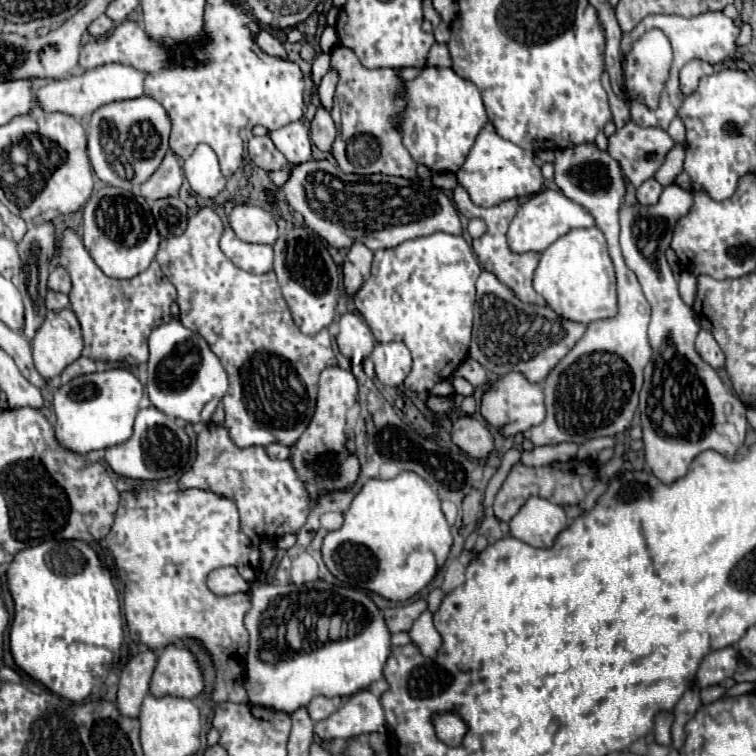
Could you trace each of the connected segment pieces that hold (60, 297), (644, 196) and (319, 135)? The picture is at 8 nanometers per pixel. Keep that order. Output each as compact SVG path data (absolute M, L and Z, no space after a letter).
M53 290L47 292L47 308L49 308L49 310L59 312L61 308L67 308L67 306L69 306L69 298L67 298L65 294L53 292Z
M649 178L649 180L645 180L645 182L637 188L637 200L639 200L639 204L653 206L653 204L657 204L661 192L663 192L663 186L661 186L657 180Z
M319 106L315 118L311 120L311 130L309 130L311 142L313 142L321 152L329 152L331 146L333 146L335 134L337 134L337 128L335 128L335 124L333 124L331 114L329 114L325 108Z

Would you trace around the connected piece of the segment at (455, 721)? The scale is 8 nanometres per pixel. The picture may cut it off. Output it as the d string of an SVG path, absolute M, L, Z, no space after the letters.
M439 714L433 718L435 722L435 730L437 730L437 738L449 746L459 746L465 732L467 732L467 726L465 722L455 716L455 714Z

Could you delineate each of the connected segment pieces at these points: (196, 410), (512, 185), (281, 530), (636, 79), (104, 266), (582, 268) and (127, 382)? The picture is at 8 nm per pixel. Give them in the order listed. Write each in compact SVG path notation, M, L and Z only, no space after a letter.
M179 320L157 326L149 336L149 362L147 362L147 394L153 406L167 416L185 422L209 422L213 410L227 392L227 372L217 356L209 350L207 342L193 330L185 328Z
M487 124L477 136L477 142L471 148L465 164L457 172L457 180L463 188L467 182L467 192L477 206L495 206L515 196L527 198L531 194L537 194L543 186L541 170L533 164L533 152L499 138L491 124Z
M209 426L197 436L197 458L189 472L179 480L181 490L201 488L213 490L217 494L229 496L237 502L241 516L241 530L253 540L261 542L263 538L281 538L287 532L297 532L309 514L311 502L303 484L297 480L297 474L289 460L271 460L265 454L265 448L237 448L223 426Z
M661 30L645 32L631 46L631 52L625 56L625 62L623 62L629 98L637 98L643 104L647 104L649 108L655 108L657 102L659 102L661 88L663 88L663 84L667 80L667 74L669 74L669 68L671 68L671 60L673 60L673 52L671 52L671 44L669 44L667 36Z
M103 186L83 208L83 242L95 264L109 278L133 278L149 268L159 248L159 234L145 198L123 188Z
M597 226L579 228L555 240L545 252L541 252L541 260L533 276L533 288L561 318L579 324L613 318L617 314L615 270L603 232Z
M111 368L105 372L93 372L73 378L71 382L63 384L53 396L53 410L57 414L55 440L63 448L77 454L105 450L129 440L129 436L133 434L133 422L139 410L141 396L143 386L125 368Z

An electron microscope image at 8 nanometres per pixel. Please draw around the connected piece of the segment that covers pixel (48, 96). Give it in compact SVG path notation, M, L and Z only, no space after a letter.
M113 62L113 64L103 64L93 70L83 70L75 76L67 76L67 78L45 84L37 90L37 100L45 112L63 112L75 118L83 118L83 116L91 116L97 108L109 102L143 96L143 80L145 80L145 72L127 64Z

